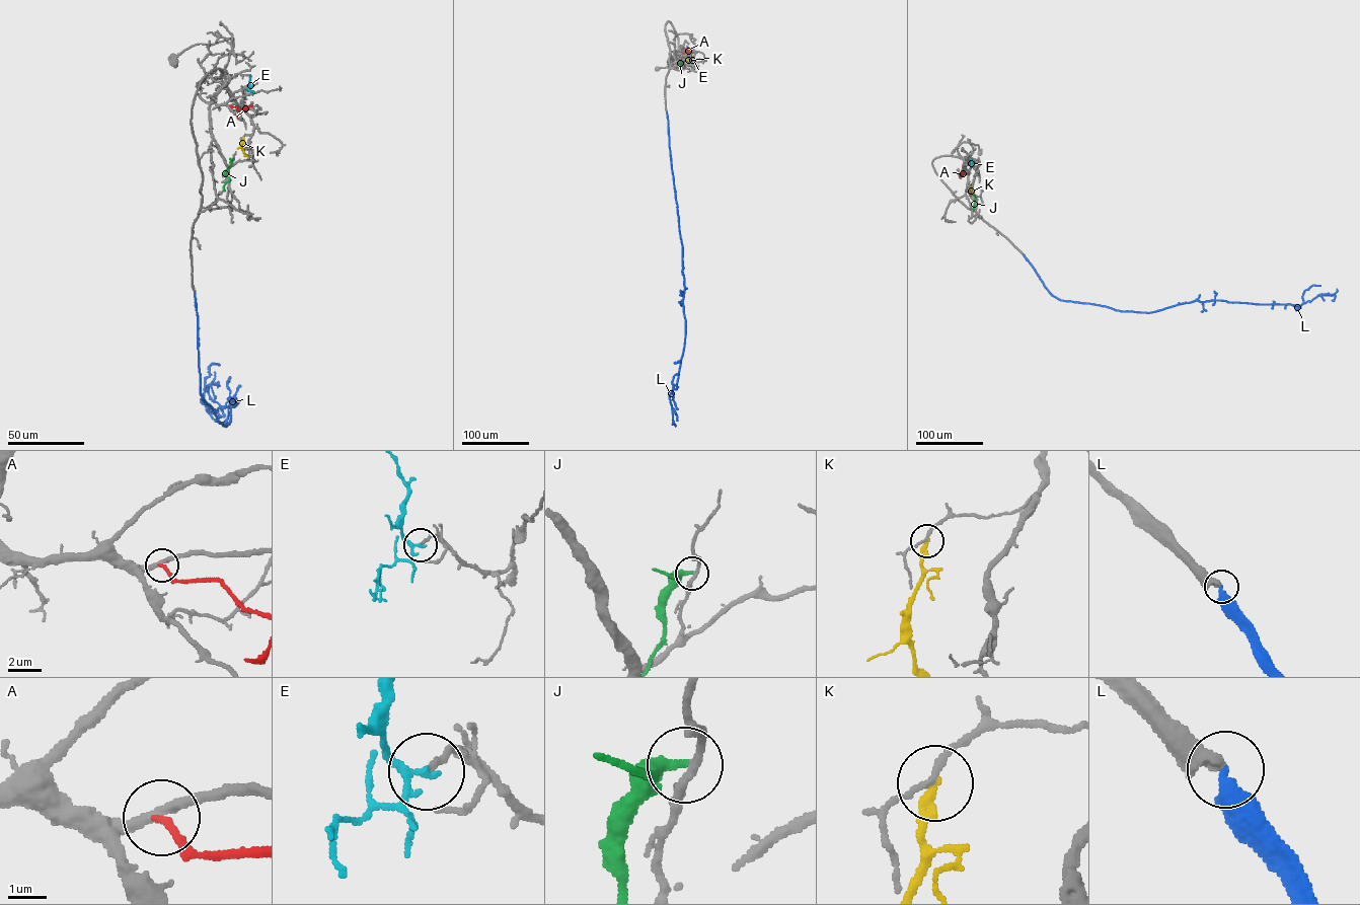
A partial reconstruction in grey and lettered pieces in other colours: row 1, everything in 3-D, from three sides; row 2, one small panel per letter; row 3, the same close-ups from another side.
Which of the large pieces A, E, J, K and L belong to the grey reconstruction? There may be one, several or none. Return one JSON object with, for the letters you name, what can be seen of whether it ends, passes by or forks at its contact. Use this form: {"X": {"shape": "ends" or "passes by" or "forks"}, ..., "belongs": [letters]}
{"L": {"shape": "ends"}, "belongs": ["L"]}

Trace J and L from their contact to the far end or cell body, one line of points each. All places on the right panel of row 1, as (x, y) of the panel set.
J: (974, 195), (973, 209)
L: (1023, 253), (1052, 295), (1122, 311), (1150, 312), (1196, 300), (1300, 306), (1317, 296), (1334, 295), (1332, 300)

